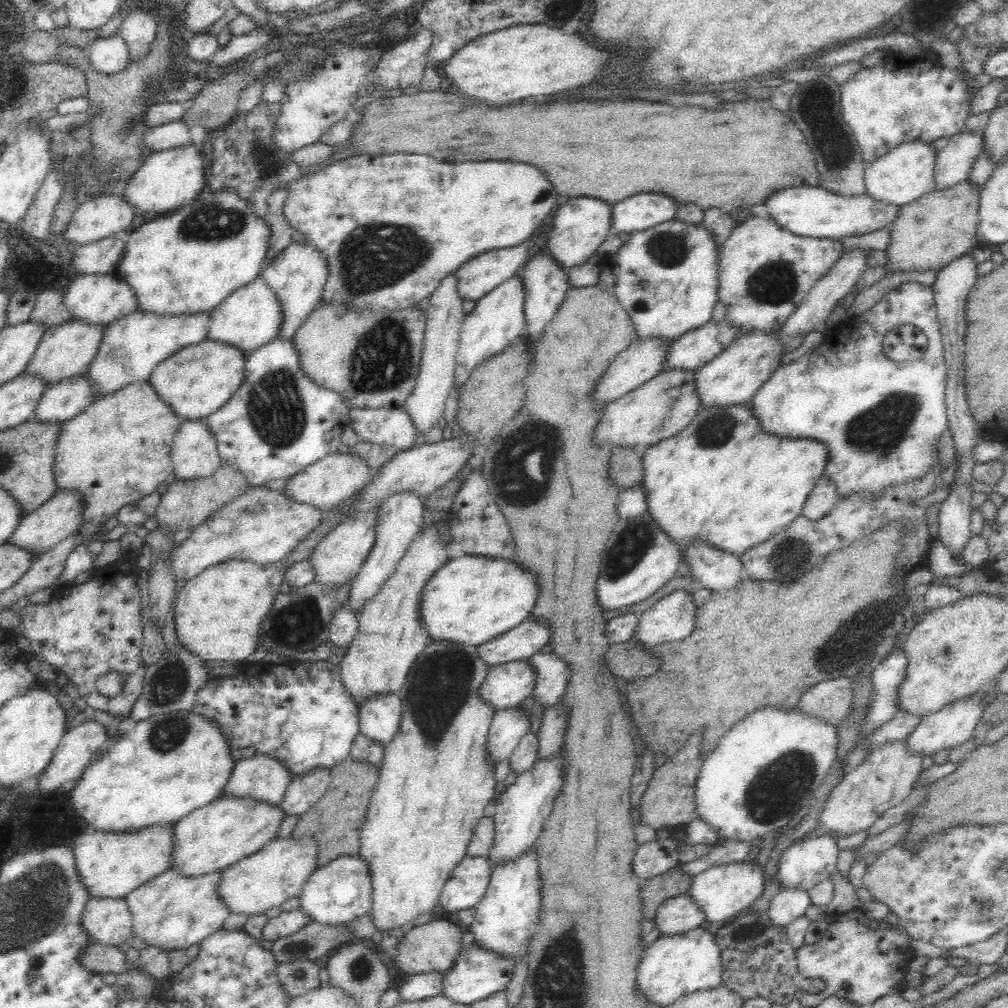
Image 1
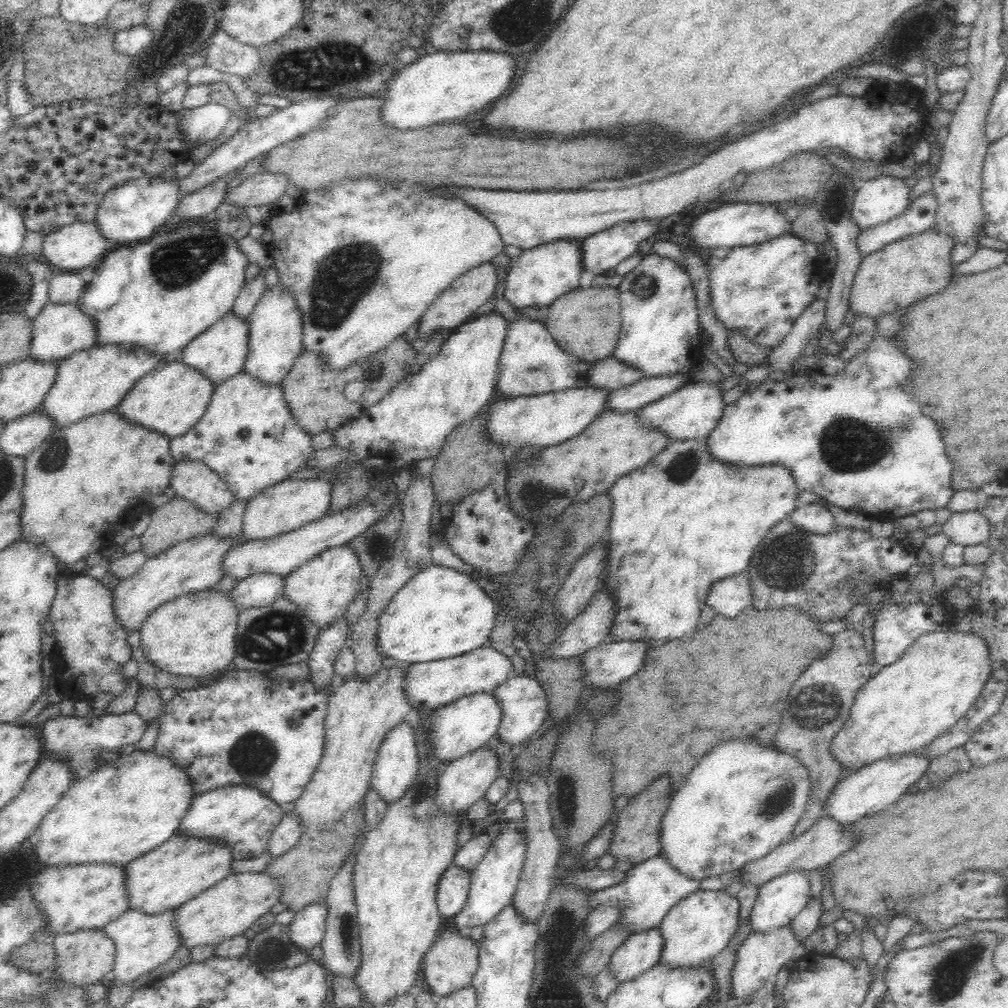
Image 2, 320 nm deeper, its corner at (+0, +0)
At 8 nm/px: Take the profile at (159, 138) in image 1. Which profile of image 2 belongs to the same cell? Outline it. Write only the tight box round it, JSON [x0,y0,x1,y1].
[176,101,232,149]

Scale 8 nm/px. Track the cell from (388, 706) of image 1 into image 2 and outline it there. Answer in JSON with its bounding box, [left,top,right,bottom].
[371,709,419,806]

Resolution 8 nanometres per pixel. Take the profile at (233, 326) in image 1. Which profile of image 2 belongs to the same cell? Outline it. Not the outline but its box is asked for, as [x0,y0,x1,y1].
[182,312,248,386]

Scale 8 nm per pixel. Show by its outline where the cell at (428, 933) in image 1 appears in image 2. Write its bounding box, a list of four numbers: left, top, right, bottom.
[421,930,479,998]

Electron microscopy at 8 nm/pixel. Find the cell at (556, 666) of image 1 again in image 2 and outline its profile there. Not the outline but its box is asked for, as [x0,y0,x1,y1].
[492,674,549,748]

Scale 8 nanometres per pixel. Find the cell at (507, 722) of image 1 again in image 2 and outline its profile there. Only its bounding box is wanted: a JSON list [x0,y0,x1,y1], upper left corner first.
[436,747,498,815]

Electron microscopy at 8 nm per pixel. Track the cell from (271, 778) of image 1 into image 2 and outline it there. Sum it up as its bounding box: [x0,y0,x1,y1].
[175,785,285,861]

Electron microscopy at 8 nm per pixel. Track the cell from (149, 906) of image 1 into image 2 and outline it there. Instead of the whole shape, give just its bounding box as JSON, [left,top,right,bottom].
[103,909,180,986]

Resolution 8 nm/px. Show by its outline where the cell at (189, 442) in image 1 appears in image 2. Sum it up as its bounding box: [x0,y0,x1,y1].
[171,460,237,516]

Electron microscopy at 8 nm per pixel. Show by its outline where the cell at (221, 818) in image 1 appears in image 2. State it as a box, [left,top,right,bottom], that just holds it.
[124,836,232,915]

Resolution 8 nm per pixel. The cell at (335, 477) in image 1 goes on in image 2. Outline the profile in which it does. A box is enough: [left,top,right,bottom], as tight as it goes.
[241,479,332,540]

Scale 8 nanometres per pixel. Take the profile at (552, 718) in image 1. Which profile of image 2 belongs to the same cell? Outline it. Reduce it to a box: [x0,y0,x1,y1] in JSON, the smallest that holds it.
[512,773,561,923]

